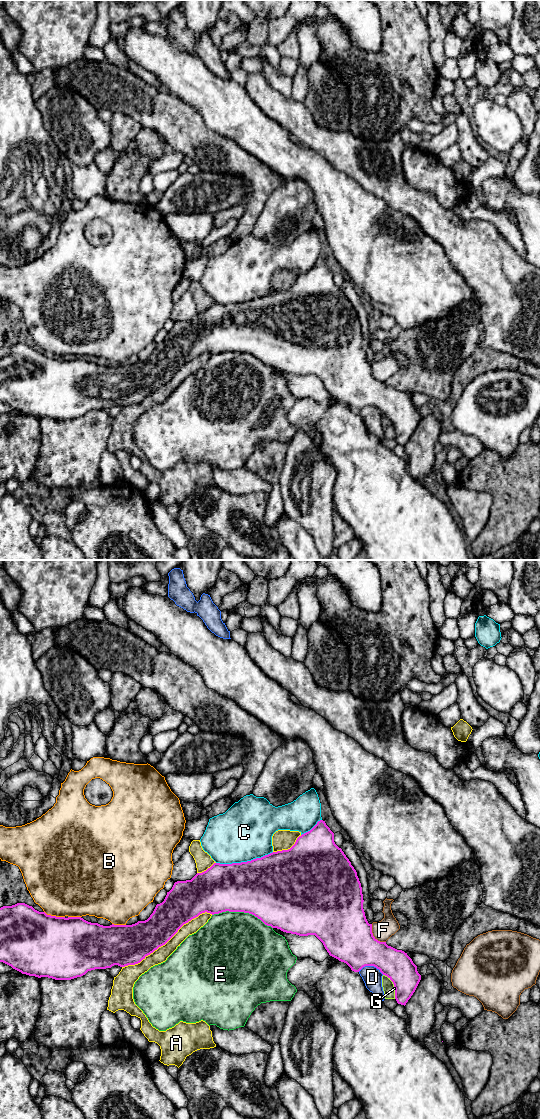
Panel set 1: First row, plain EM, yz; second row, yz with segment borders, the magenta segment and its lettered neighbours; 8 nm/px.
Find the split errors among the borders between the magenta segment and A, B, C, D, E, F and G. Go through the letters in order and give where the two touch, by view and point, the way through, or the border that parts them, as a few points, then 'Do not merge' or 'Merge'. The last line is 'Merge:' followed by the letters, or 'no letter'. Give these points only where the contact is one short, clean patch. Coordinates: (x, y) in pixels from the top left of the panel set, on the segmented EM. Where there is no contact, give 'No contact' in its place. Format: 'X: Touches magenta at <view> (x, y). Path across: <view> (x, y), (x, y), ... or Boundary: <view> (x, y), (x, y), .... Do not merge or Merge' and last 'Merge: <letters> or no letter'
A: Touches magenta at yz (167, 941). Do not merge
B: Touches magenta at yz (54, 916). Do not merge
C: Touches magenta at yz (244, 862). Do not merge
D: Touches magenta at yz (371, 965). Do not merge
E: Touches magenta at yz (242, 911). Do not merge
F: Touches magenta at yz (373, 936). Do not merge
G: Touches magenta at yz (394, 986). Do not merge
Merge: no letter

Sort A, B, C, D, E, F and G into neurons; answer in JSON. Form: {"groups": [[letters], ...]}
{"groups": [["A"], ["B"], ["C"], ["D"], ["E"], ["F"], ["G"]]}

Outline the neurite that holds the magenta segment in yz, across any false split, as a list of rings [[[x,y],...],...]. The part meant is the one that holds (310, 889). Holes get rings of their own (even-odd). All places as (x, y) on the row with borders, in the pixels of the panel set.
[[[320,820],[317,824],[308,832],[299,836],[295,844],[288,850],[282,850],[272,852],[261,858],[256,858],[251,861],[232,863],[232,864],[220,864],[214,863],[210,868],[202,873],[197,873],[191,880],[177,881],[174,883],[172,889],[167,892],[164,901],[157,904],[153,913],[145,921],[138,921],[132,925],[110,925],[103,926],[98,923],[91,923],[84,920],[81,917],[56,917],[47,915],[45,912],[39,912],[32,906],[25,903],[17,903],[12,906],[3,906],[0,908],[0,962],[3,962],[13,969],[26,974],[29,976],[35,976],[38,978],[48,977],[55,980],[71,980],[77,977],[85,975],[88,971],[95,969],[106,969],[111,968],[114,965],[125,967],[128,965],[135,965],[140,963],[146,956],[153,953],[159,947],[165,945],[186,923],[192,919],[198,917],[202,913],[210,913],[212,915],[219,914],[222,912],[244,912],[249,913],[260,919],[265,925],[271,926],[272,928],[280,929],[283,932],[296,934],[299,936],[315,935],[324,945],[325,949],[330,956],[338,959],[341,962],[346,963],[352,971],[359,972],[365,966],[374,966],[380,970],[380,972],[387,976],[394,984],[395,988],[395,999],[398,1004],[406,1005],[408,1000],[415,992],[420,980],[421,975],[417,971],[417,966],[413,963],[412,959],[402,950],[397,950],[391,946],[388,946],[386,942],[378,941],[372,933],[372,924],[369,924],[365,912],[363,909],[363,894],[362,887],[357,876],[357,872],[351,865],[351,862],[346,857],[341,848],[339,848],[334,842],[334,833],[326,825],[325,821]]]

